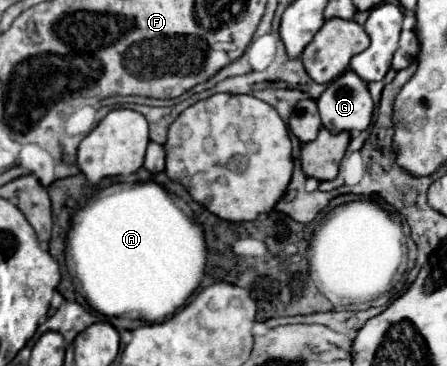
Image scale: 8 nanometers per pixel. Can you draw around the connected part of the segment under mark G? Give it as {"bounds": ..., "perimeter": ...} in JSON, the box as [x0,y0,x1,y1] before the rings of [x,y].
{"bounds":[318,71,374,135],"perimeter":[[[346,71],[334,79],[318,97],[318,111],[322,125],[338,135],[342,131],[364,131],[372,121],[374,103],[368,87],[354,71]]]}

